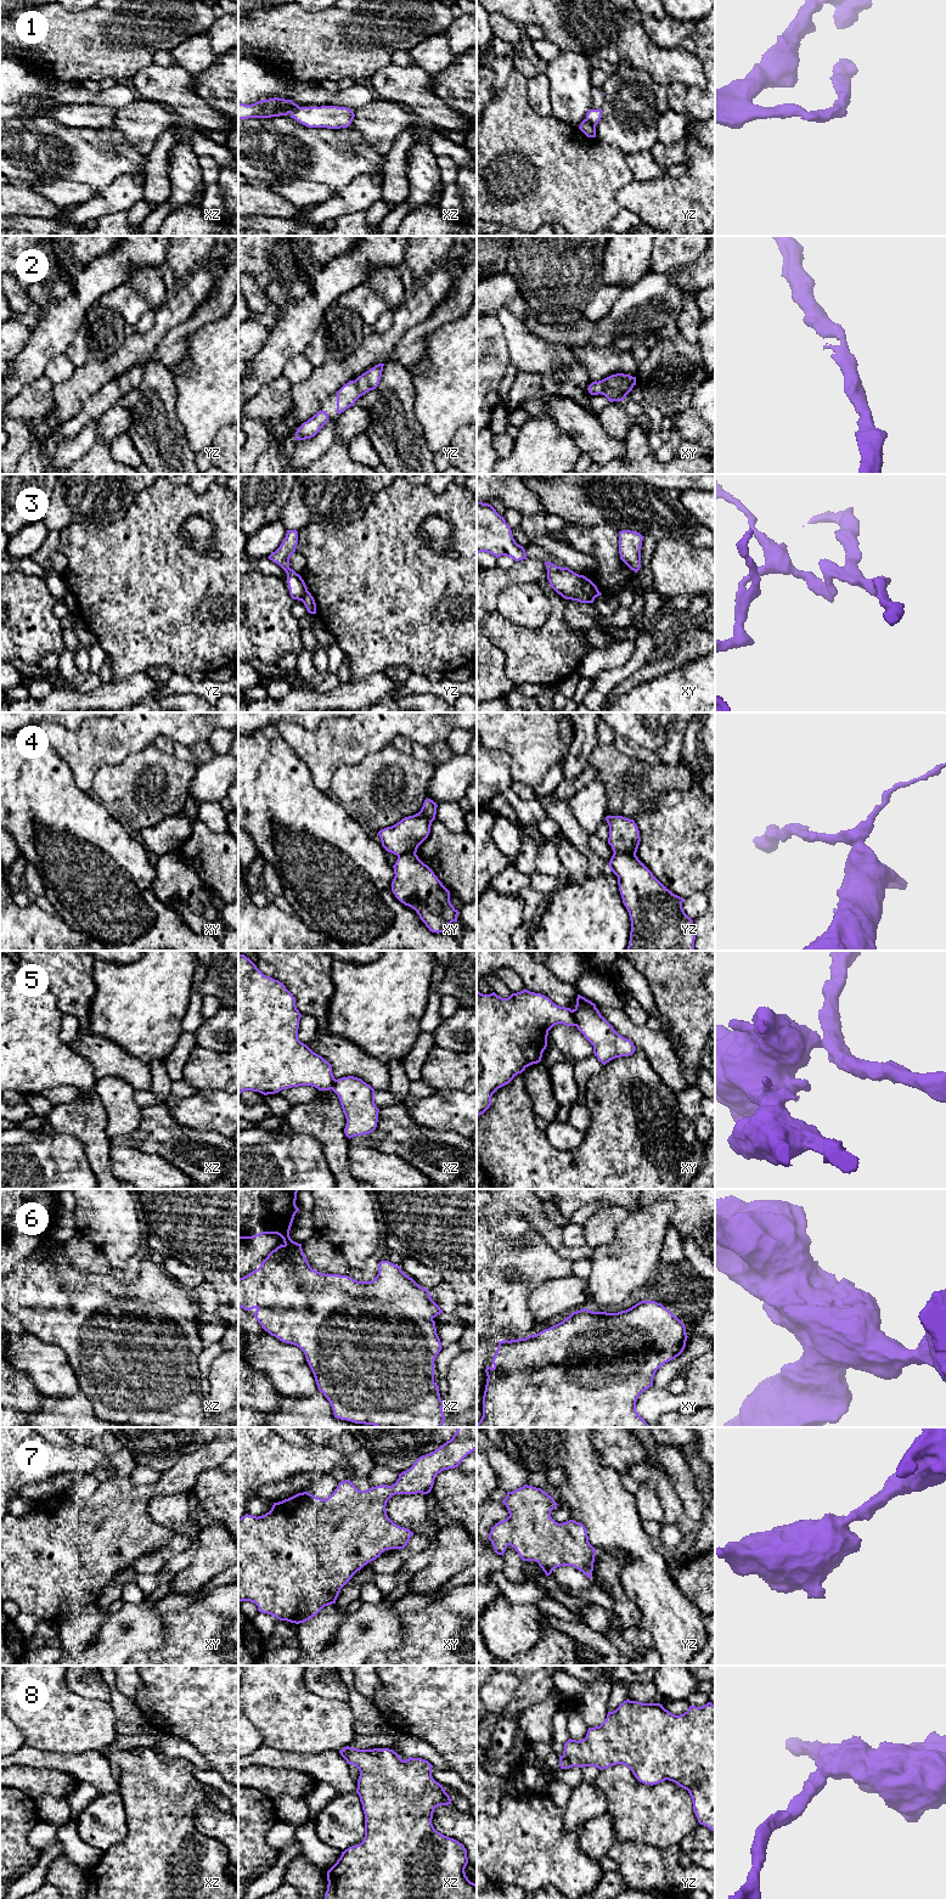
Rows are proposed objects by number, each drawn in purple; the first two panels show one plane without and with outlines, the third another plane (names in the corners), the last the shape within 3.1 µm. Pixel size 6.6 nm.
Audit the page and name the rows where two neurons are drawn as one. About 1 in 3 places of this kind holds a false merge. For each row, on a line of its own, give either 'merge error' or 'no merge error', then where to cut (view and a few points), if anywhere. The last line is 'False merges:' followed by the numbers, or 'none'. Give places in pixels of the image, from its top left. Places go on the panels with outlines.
1: merge error; cut yz (586, 118), (595, 125)
2: no merge error; cut none
3: merge error; cut xy (579, 575), (583, 589), (593, 598)
4: merge error; cut yz (614, 852), (635, 855)
5: merge error; cut xy (572, 1010), (575, 1025)
6: no merge error; cut none
7: no merge error; cut none
8: no merge error; cut none
False merges: 1, 3, 4, 5

